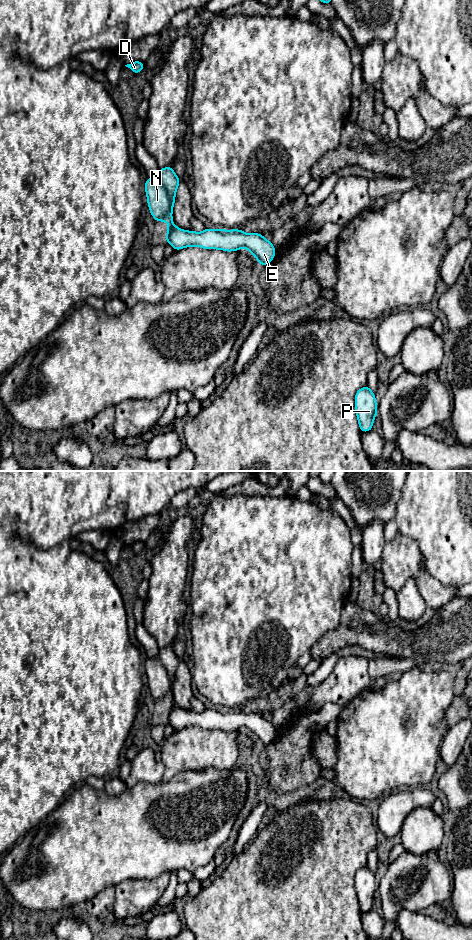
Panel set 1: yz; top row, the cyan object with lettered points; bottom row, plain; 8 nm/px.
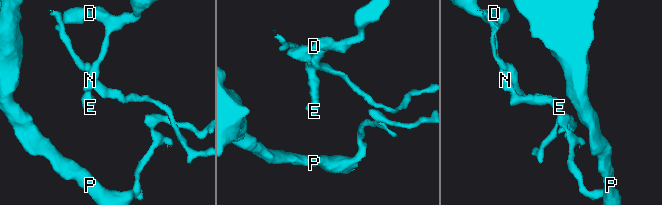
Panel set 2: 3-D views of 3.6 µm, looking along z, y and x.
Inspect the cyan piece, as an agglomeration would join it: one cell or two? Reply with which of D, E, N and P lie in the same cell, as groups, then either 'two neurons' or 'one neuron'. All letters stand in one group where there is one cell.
D E N / P; two neurons

